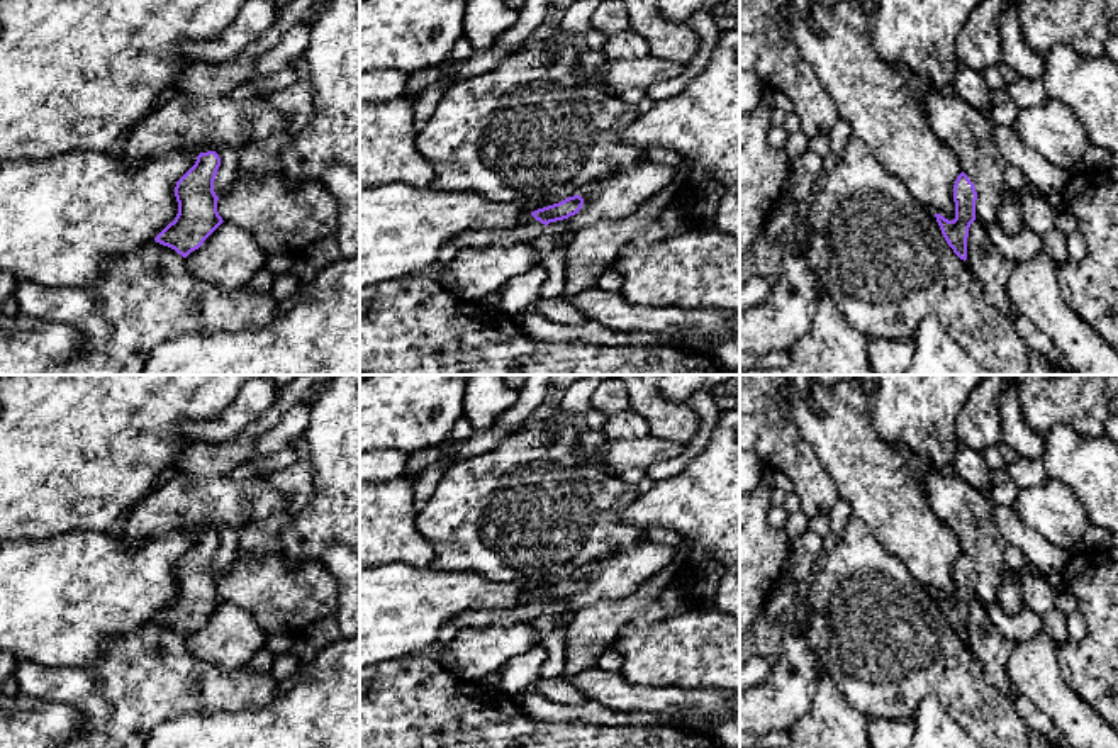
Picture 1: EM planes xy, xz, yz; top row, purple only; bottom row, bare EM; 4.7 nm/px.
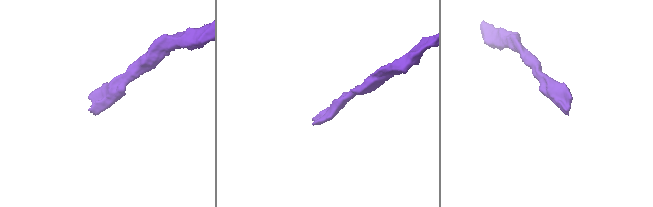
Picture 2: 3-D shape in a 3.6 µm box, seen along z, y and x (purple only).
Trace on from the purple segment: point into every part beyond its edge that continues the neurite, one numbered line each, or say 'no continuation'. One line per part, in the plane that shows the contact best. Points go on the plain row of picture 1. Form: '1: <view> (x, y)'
1: xz (528, 608)

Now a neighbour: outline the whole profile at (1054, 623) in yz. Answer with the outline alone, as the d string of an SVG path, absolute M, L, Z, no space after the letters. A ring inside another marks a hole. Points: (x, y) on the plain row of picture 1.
M1054 609L1042 617L1042 628L1055 645L1067 641L1067 616L1059 609Z

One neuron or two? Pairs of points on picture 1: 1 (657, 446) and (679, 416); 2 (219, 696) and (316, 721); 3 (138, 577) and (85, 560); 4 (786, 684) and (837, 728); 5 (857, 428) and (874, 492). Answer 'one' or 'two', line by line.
1: two
2: two
3: one
4: two
5: one

